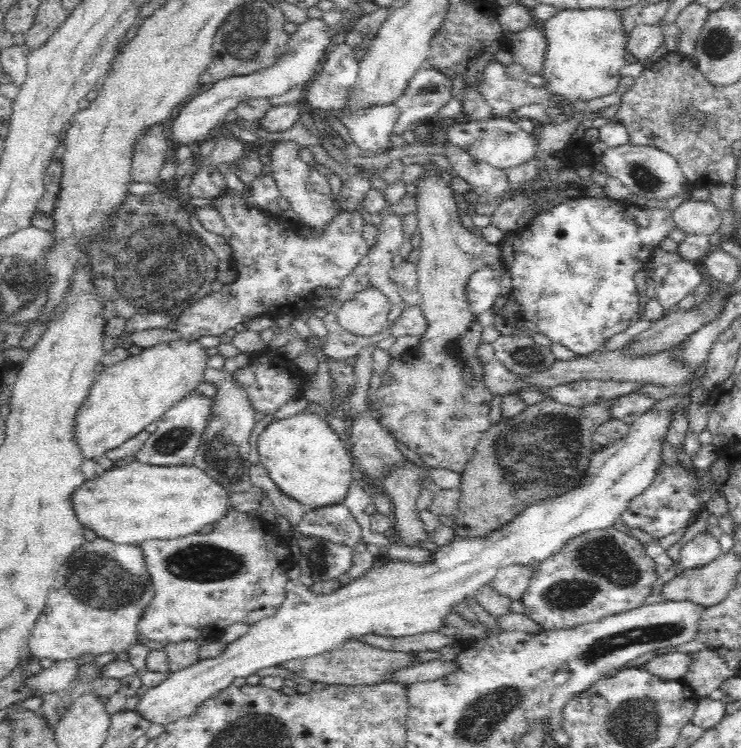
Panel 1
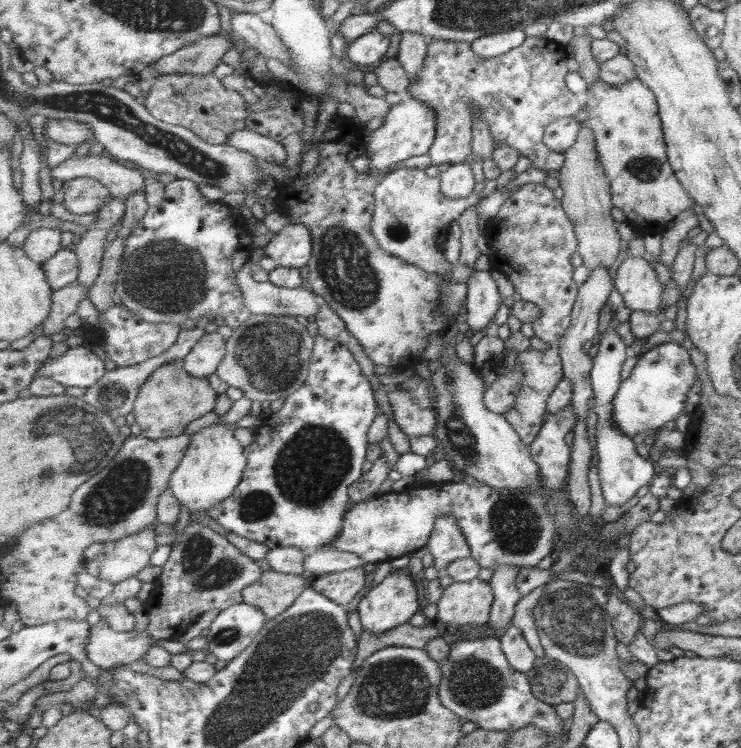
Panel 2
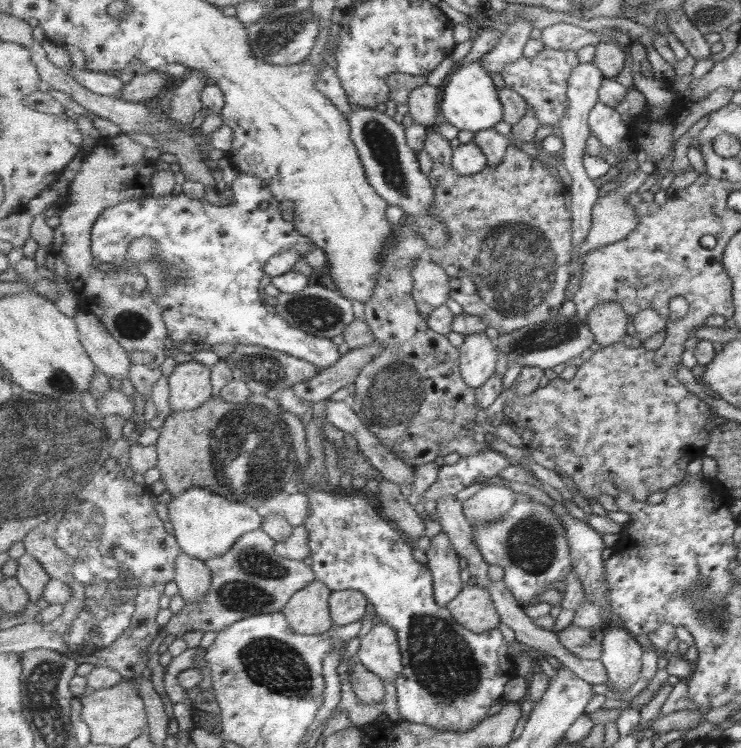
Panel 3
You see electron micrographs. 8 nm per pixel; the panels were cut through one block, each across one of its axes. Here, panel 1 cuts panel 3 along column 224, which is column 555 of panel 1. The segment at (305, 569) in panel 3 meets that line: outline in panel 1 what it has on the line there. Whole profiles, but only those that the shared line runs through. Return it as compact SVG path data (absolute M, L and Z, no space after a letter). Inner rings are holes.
M618 527L585 532L569 540L558 554L554 554L537 566L540 573L534 575L528 590L521 598L524 614L545 630L564 630L564 628L574 628L582 624L592 624L608 616L622 616L626 611L643 606L646 598L652 594L654 584L660 579L657 566L654 559L646 553L646 545L630 533L620 531Z

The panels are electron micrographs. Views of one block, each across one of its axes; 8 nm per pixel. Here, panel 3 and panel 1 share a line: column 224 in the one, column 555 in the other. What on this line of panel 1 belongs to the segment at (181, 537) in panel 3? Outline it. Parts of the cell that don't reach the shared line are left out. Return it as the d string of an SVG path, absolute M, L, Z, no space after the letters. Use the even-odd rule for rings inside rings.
M673 409L661 412L645 412L631 423L628 433L621 440L608 444L596 451L588 464L587 475L576 488L560 496L548 500L535 501L524 509L519 516L485 537L463 537L454 534L452 540L432 554L430 562L414 564L398 560L378 559L374 567L364 576L350 581L346 586L340 586L330 594L312 592L310 587L299 581L290 580L286 587L286 600L278 608L274 616L263 618L256 624L249 625L247 633L226 646L218 656L200 659L194 664L169 672L156 688L150 688L139 698L134 710L152 721L152 724L165 725L191 716L196 708L205 700L216 696L224 688L228 688L236 678L248 678L258 670L280 666L290 660L305 659L320 656L324 652L332 652L342 648L350 640L361 639L362 636L376 635L388 637L416 636L428 632L440 632L446 626L446 616L454 612L456 606L464 604L468 598L475 597L478 590L493 582L502 568L522 567L534 568L543 564L544 560L558 554L565 544L585 532L614 527L618 519L629 508L630 502L641 496L657 478L658 470L665 464L663 458L664 446L674 420Z

